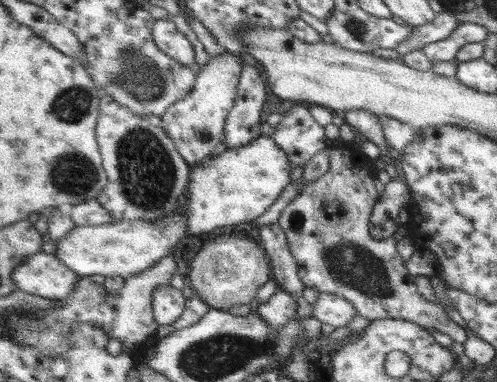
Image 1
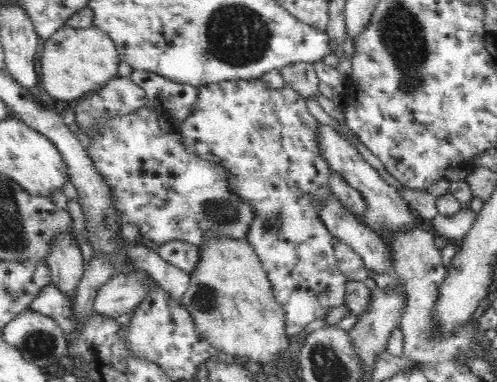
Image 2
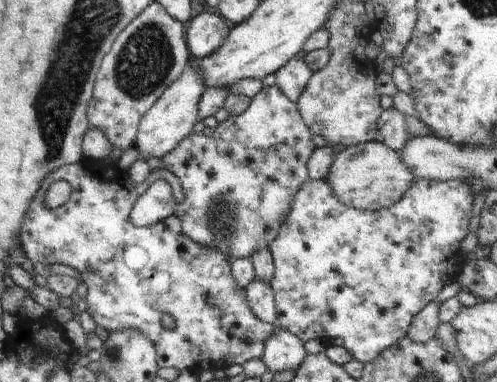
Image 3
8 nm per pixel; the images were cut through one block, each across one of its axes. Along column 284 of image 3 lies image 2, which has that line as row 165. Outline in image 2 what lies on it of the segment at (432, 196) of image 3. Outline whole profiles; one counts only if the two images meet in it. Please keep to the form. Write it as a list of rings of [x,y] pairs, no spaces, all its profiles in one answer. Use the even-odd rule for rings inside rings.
[[[220,80],[200,86],[200,100],[194,116],[190,116],[178,128],[188,140],[188,146],[196,156],[208,158],[208,162],[220,162],[232,176],[232,190],[246,202],[262,204],[262,214],[254,222],[248,242],[268,274],[276,300],[282,304],[288,318],[288,334],[300,334],[314,320],[326,320],[334,308],[346,304],[348,280],[340,272],[340,262],[334,256],[332,234],[318,218],[318,208],[304,192],[318,194],[320,200],[330,198],[330,168],[316,146],[316,120],[306,108],[306,100],[290,88],[270,90],[260,80]]]

